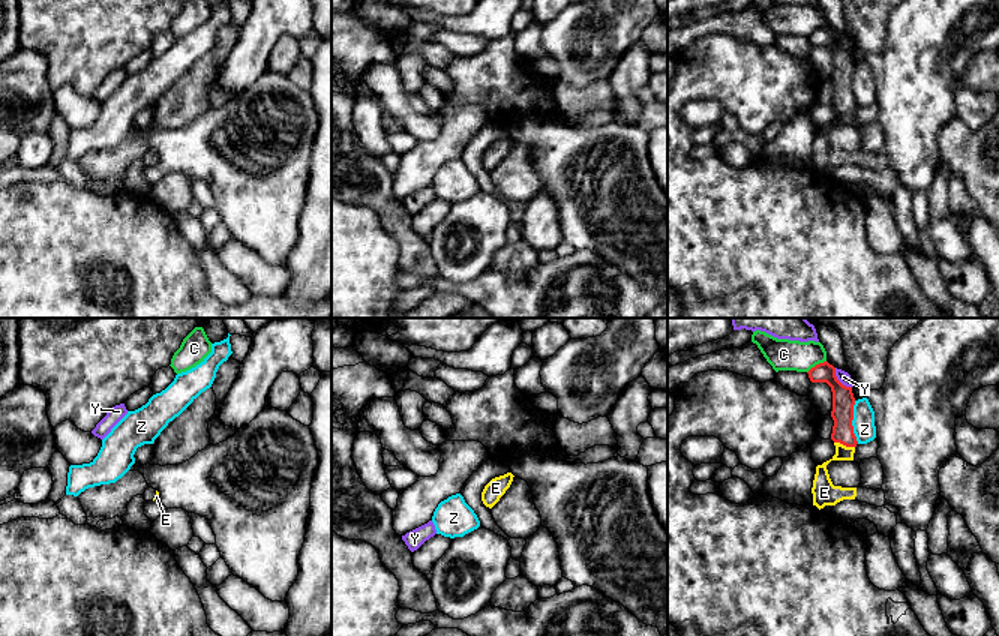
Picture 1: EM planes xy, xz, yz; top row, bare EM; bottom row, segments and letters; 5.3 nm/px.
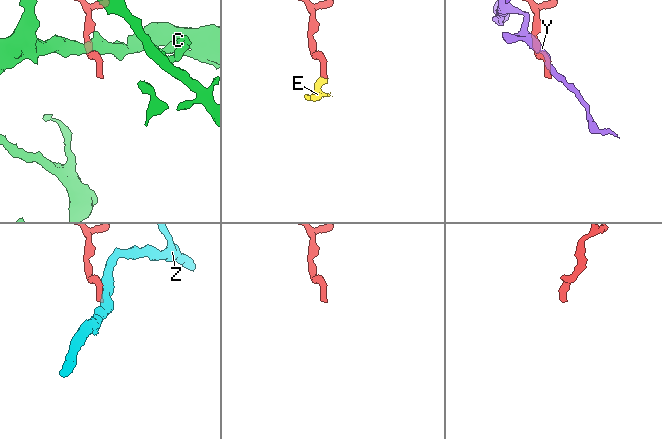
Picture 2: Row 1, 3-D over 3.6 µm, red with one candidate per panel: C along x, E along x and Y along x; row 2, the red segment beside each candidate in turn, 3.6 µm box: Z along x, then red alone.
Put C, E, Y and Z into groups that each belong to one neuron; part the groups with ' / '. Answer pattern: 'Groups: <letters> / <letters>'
Groups: C / E / Y / Z

